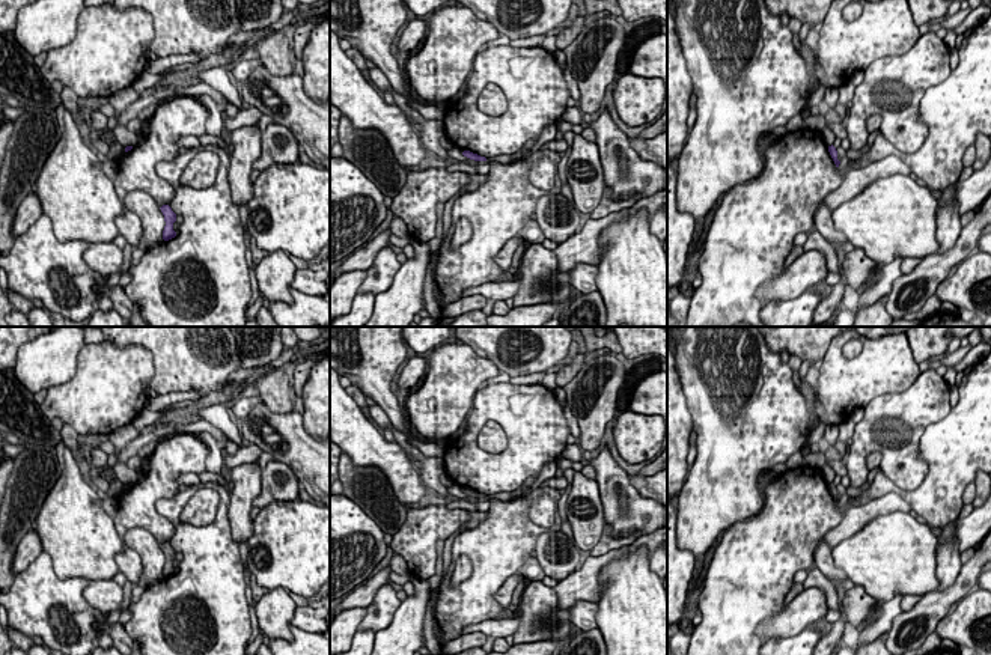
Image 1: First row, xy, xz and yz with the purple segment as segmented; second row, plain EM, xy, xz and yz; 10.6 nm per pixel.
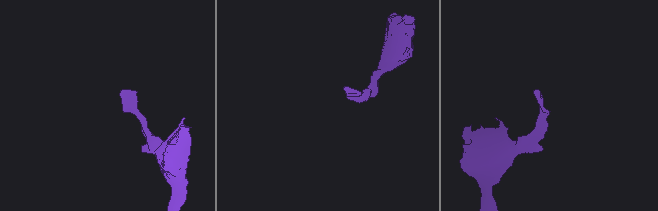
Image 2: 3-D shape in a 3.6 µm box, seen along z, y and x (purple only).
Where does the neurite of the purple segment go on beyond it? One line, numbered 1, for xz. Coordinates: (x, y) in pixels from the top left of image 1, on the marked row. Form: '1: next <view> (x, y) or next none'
1: next none

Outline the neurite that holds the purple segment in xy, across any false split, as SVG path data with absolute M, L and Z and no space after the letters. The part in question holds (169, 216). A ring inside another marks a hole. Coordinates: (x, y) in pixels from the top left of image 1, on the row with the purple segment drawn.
M163 205L160 209L161 209L161 212L164 215L164 221L166 221L166 226L163 230L163 239L169 241L176 236L176 232L173 230L173 223L176 221L176 214L172 211L172 208L169 205Z

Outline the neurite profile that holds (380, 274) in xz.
M390 245L384 247L378 251L374 264L366 270L366 279L360 285L357 294L372 292L374 295L378 295L386 292L392 286L399 268L398 254Z

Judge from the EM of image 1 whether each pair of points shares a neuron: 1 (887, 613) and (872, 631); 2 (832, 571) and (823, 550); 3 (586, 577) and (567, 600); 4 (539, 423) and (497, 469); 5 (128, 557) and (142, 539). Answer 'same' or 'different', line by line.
1: same
2: same
3: same
4: same
5: different

